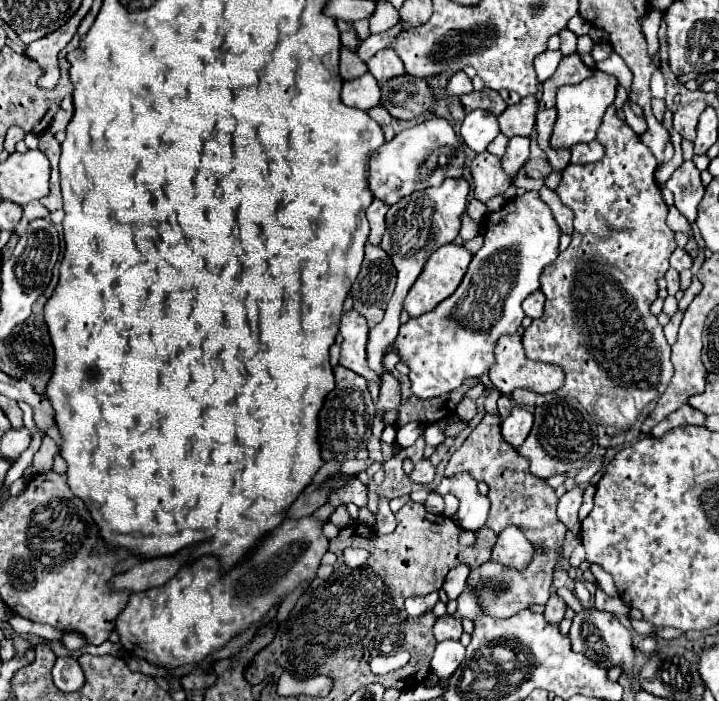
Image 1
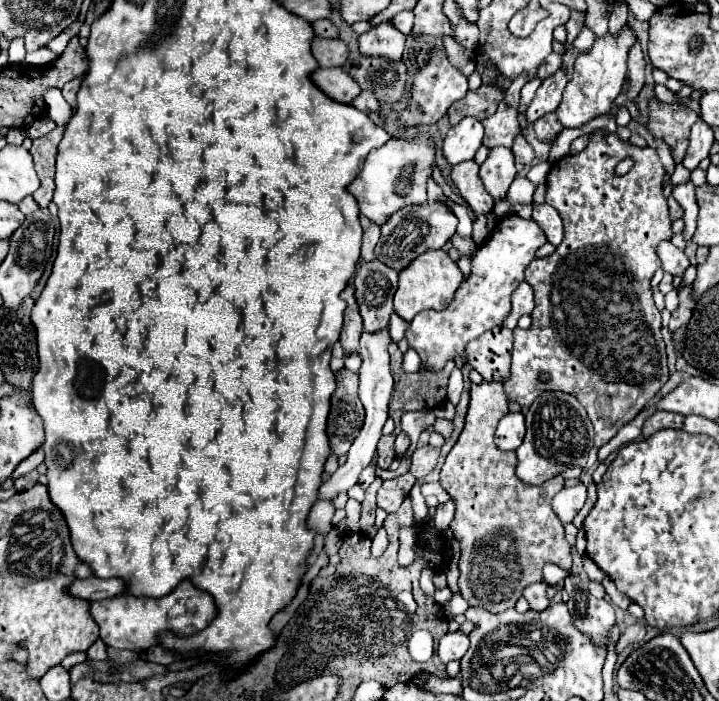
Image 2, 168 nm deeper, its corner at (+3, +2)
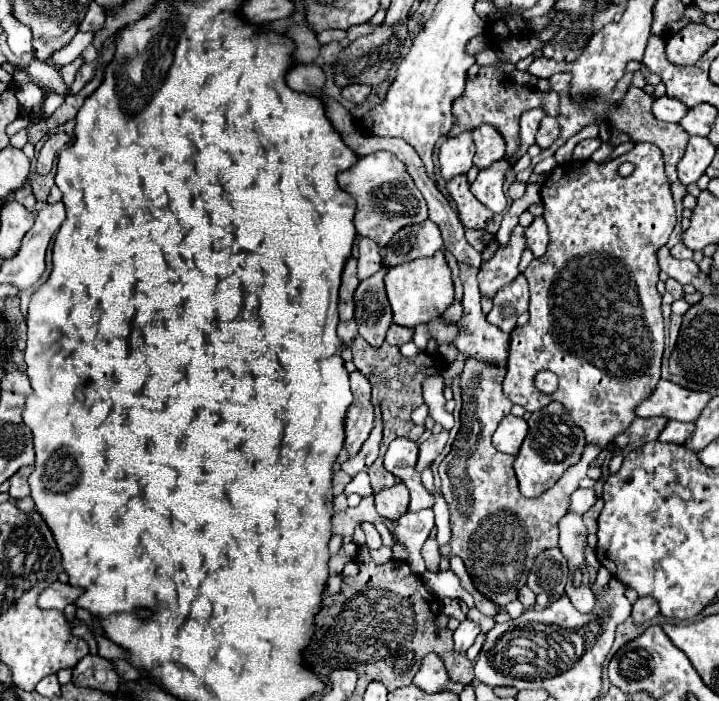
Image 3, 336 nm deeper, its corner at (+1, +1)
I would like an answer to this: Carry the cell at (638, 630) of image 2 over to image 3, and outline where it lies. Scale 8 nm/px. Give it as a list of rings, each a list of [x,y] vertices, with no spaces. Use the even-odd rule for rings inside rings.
[[[640,597],[636,603],[634,603],[634,609],[632,609],[632,619],[636,625],[640,623],[646,623],[650,621],[652,617],[658,615],[658,603],[652,599],[652,597]]]

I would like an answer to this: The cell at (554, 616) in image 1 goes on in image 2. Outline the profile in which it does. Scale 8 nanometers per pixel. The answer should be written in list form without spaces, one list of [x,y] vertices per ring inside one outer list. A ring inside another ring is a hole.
[[[538,582],[538,584],[532,584],[532,586],[528,586],[526,590],[524,590],[524,598],[528,600],[528,604],[530,604],[530,608],[532,610],[546,610],[548,608],[548,598],[546,598],[546,584],[542,584],[542,582]]]

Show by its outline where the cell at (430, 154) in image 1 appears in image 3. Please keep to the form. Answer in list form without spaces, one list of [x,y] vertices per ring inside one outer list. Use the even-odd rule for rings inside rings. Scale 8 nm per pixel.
[[[376,151],[362,157],[358,165],[338,175],[338,185],[358,203],[354,217],[358,235],[372,237],[378,245],[386,245],[388,239],[392,239],[392,235],[404,225],[414,225],[428,219],[426,201],[408,175],[406,165],[388,151]]]

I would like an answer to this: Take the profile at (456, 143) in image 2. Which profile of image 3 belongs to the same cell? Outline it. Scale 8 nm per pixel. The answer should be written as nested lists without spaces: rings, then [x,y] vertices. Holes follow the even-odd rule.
[[[464,131],[458,137],[446,137],[440,145],[440,173],[444,179],[452,179],[460,173],[468,173],[474,165],[472,159],[476,155],[476,145],[472,139],[472,131]]]

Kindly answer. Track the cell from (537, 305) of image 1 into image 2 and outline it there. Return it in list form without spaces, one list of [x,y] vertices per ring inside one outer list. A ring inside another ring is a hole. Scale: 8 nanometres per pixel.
[[[522,282],[522,284],[518,284],[518,288],[514,290],[510,316],[506,316],[506,320],[504,320],[502,324],[504,324],[506,328],[514,330],[518,318],[524,316],[524,314],[532,314],[532,310],[534,310],[534,292],[532,292],[532,288],[530,288],[528,282]]]

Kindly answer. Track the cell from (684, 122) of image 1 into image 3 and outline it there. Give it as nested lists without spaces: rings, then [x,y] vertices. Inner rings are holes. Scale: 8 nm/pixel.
[[[632,85],[632,87],[628,89],[626,99],[624,99],[618,107],[614,107],[614,109],[610,111],[610,125],[614,125],[614,127],[620,129],[620,131],[630,133],[630,137],[632,137],[634,141],[648,141],[648,143],[656,145],[656,147],[662,151],[662,155],[664,155],[666,173],[668,173],[668,179],[670,179],[670,183],[672,183],[672,181],[678,179],[676,165],[678,165],[678,161],[680,161],[682,155],[684,155],[684,149],[686,149],[686,145],[688,145],[690,135],[682,129],[680,123],[666,123],[666,121],[656,119],[654,113],[652,113],[652,103],[654,103],[654,97],[652,97],[652,95],[648,95],[644,89],[638,89],[638,87]]]

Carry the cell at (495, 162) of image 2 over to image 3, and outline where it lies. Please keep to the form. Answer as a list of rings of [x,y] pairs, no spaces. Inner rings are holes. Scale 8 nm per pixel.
[[[500,159],[494,165],[482,169],[476,181],[470,185],[474,197],[478,197],[492,213],[502,213],[506,209],[506,195],[502,187],[506,183],[506,173],[510,169],[512,165],[506,159]]]

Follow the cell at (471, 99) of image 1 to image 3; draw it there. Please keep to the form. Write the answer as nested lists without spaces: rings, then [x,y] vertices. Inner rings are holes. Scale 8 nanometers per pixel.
[[[480,67],[480,73],[476,79],[468,79],[464,97],[458,97],[454,101],[454,127],[450,129],[450,135],[458,135],[464,129],[476,129],[482,123],[490,123],[498,127],[504,133],[506,139],[506,157],[512,161],[520,149],[520,115],[526,109],[534,107],[544,107],[548,115],[556,117],[558,115],[558,93],[548,91],[542,93],[536,87],[526,87],[526,85],[514,85],[514,81],[506,79],[504,75],[492,71],[490,67]]]

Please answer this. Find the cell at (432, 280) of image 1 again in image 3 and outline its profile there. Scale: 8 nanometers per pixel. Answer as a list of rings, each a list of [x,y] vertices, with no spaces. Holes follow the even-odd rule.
[[[438,251],[432,257],[420,257],[412,263],[402,263],[398,267],[388,269],[386,277],[386,295],[394,313],[394,323],[404,327],[416,327],[430,321],[436,315],[442,315],[450,303],[454,301],[454,283],[450,267],[444,259],[444,253]]]

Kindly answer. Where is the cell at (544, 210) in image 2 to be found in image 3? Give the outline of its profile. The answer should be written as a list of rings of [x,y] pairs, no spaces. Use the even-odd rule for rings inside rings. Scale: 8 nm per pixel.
[[[536,217],[534,223],[526,229],[528,247],[532,249],[534,257],[540,257],[548,249],[548,225],[544,217]]]

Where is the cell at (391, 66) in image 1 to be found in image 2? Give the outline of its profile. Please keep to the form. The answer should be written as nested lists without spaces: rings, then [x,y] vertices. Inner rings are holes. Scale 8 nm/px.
[[[390,20],[370,28],[358,38],[358,50],[364,56],[386,56],[388,60],[400,60],[404,52],[406,34],[402,34]]]

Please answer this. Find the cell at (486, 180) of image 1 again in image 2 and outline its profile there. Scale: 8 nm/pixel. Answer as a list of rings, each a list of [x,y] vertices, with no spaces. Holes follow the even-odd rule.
[[[474,160],[456,164],[452,168],[452,184],[458,188],[458,194],[466,200],[466,204],[476,214],[488,214],[494,208],[494,200],[486,194],[480,178],[478,178],[478,164]]]

